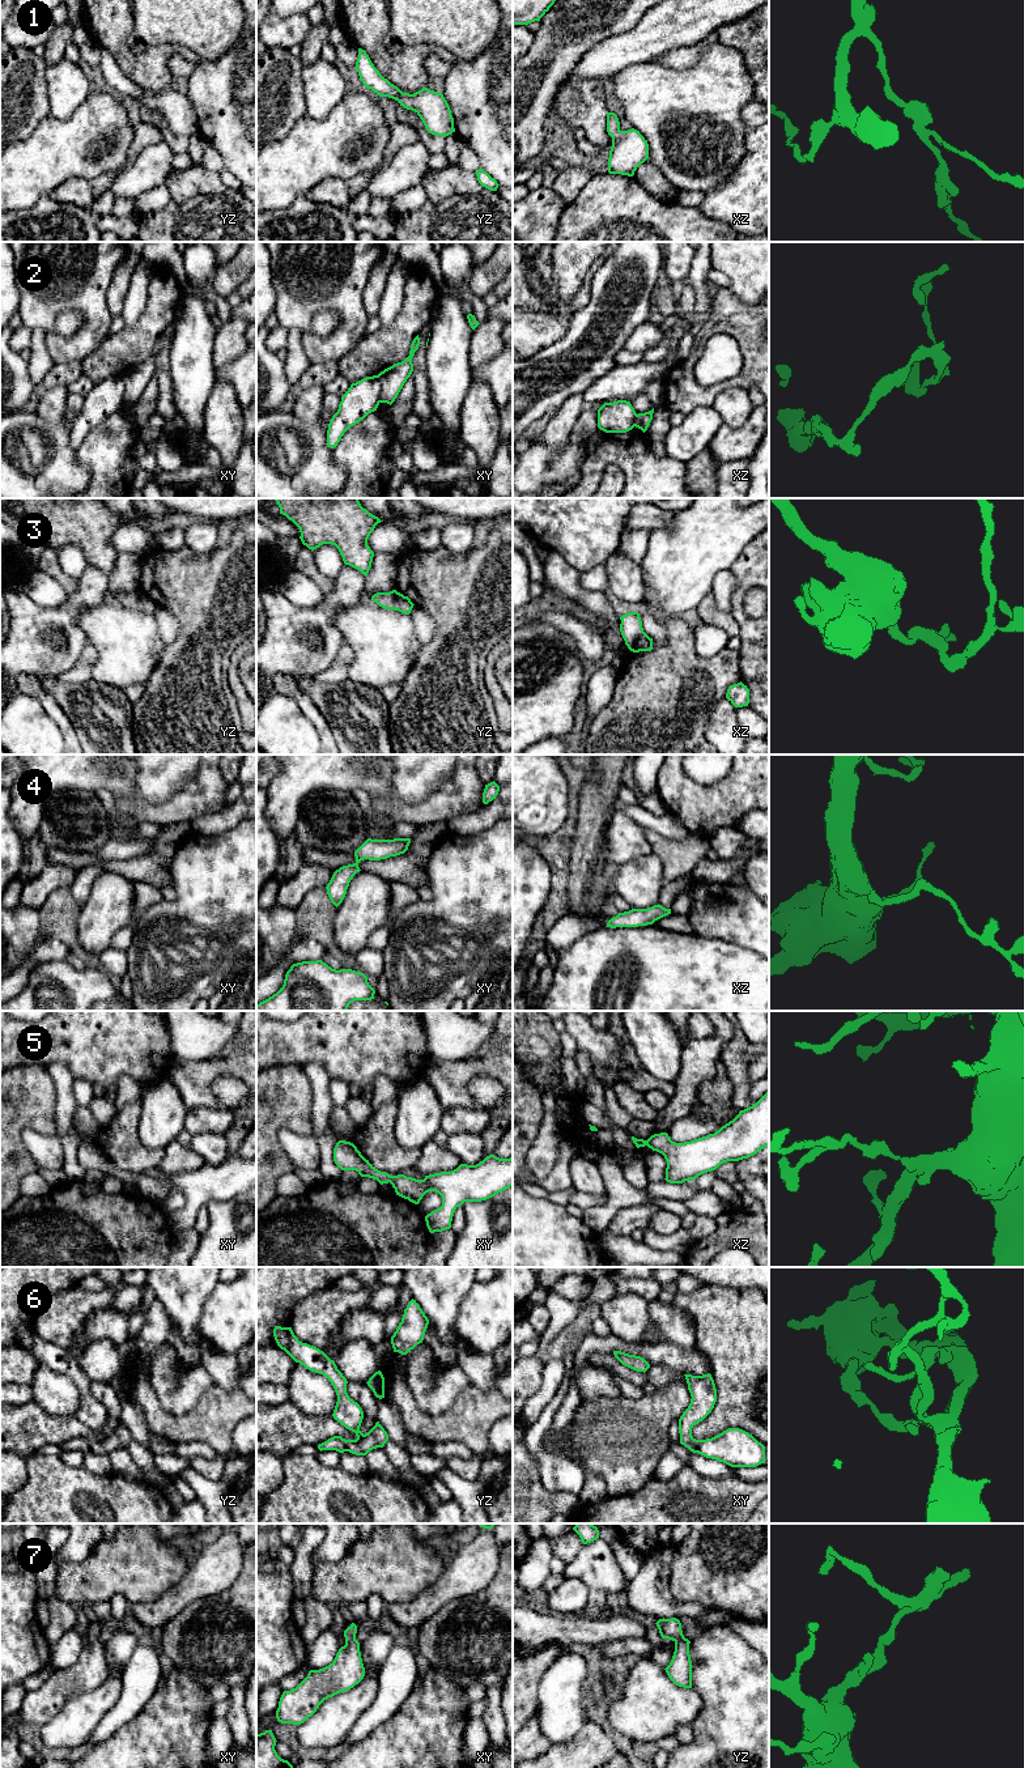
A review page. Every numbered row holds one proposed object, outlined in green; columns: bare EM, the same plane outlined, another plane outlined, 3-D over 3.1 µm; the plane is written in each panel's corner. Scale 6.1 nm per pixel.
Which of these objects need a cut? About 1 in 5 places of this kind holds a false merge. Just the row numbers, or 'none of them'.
2

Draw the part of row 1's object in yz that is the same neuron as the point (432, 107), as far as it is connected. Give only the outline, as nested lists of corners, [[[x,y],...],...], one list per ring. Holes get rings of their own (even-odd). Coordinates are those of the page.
[[[358,48],[358,59],[354,68],[365,88],[371,89],[379,97],[392,98],[404,109],[415,111],[429,133],[446,137],[455,132],[454,118],[442,93],[428,88],[422,88],[413,94],[403,93],[379,73],[362,48]]]

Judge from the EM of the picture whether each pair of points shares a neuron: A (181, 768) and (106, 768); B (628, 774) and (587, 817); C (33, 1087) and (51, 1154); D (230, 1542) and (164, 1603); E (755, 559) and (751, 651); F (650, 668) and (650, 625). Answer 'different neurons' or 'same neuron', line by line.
A: different neurons
B: different neurons
C: different neurons
D: same neuron
E: same neuron
F: different neurons

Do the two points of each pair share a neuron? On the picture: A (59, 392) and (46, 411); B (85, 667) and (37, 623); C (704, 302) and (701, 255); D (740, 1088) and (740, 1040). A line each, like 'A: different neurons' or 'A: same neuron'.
A: same neuron
B: different neurons
C: same neuron
D: same neuron

